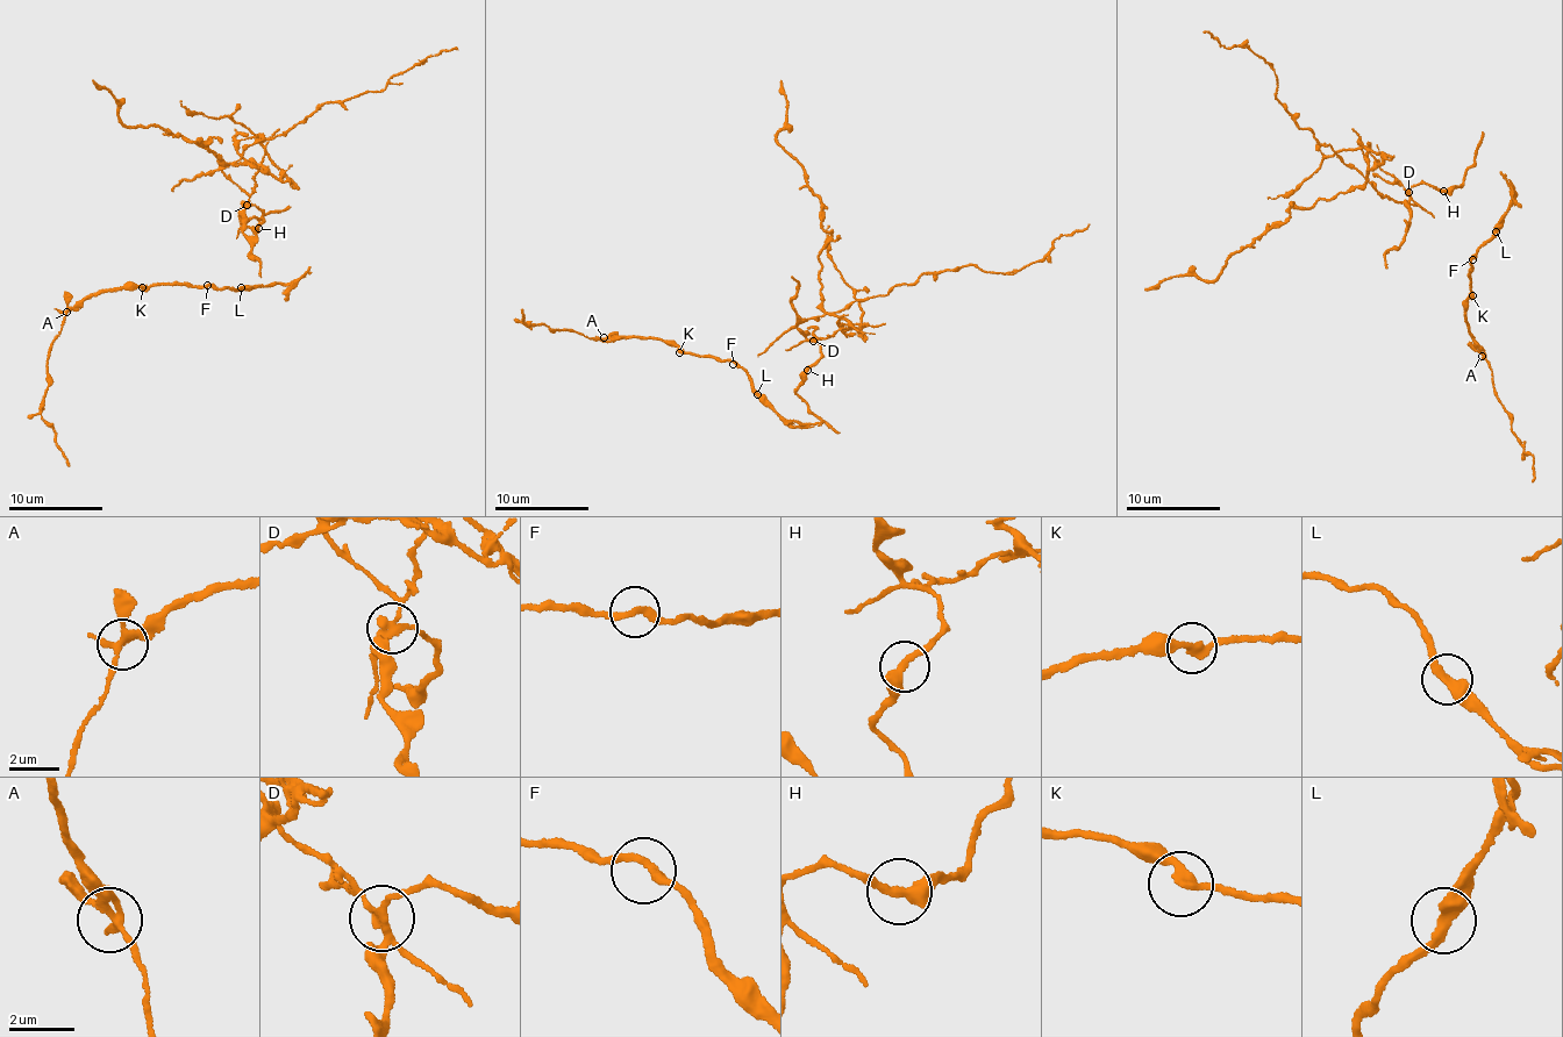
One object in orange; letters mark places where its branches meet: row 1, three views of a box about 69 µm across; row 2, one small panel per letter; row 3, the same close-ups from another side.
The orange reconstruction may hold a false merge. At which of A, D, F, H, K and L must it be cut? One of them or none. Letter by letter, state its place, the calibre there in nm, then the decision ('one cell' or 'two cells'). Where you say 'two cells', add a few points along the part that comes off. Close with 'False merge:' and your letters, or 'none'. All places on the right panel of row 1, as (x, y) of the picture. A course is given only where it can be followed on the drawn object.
A: (1482, 356) | 240 nm | one cell
D: (1408, 192) | 240 nm | two cells | (1407, 193), (1377, 164), (1363, 184), (1291, 208), (1289, 217), (1227, 256), (1214, 279), (1180, 276), (1144, 291)
F: (1472, 259) | 280 nm | one cell
H: (1443, 191) | 360 nm | one cell
K: (1472, 295) | 280 nm | one cell
L: (1496, 231) | 380 nm | one cell
False merge: D

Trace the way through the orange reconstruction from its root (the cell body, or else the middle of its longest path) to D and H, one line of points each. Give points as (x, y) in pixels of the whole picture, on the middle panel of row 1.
D: (798, 344), (813, 340)
H: (798, 344), (812, 341), (821, 347), (821, 359), (807, 370)

